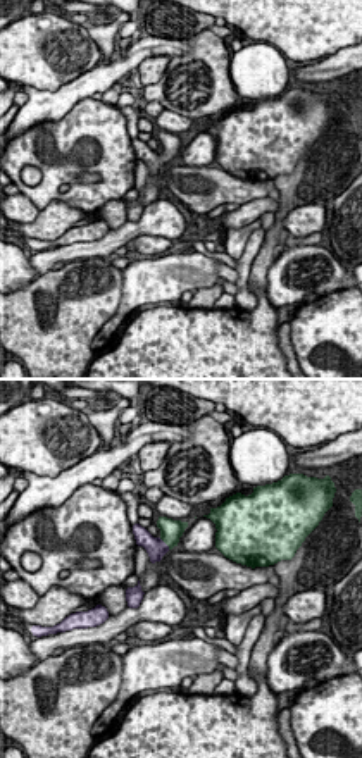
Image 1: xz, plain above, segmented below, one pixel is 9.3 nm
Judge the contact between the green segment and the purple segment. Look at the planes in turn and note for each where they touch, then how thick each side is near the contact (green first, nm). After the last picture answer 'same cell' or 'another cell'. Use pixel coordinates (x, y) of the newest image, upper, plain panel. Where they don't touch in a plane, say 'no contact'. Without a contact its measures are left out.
contact (164, 155); calibres 200 and 190 nm

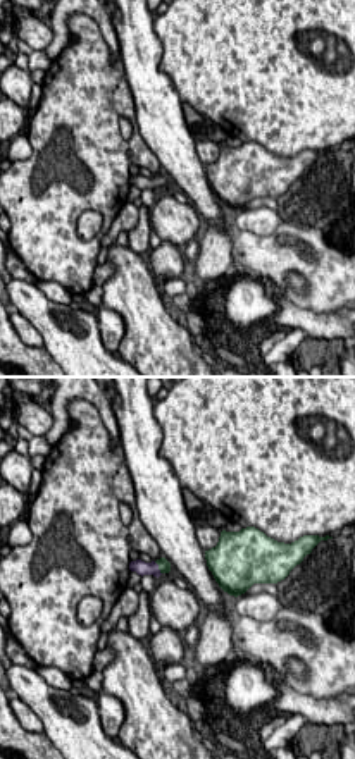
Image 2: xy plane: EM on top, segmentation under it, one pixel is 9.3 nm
contact (159, 183); calibres 120 and 130 nm

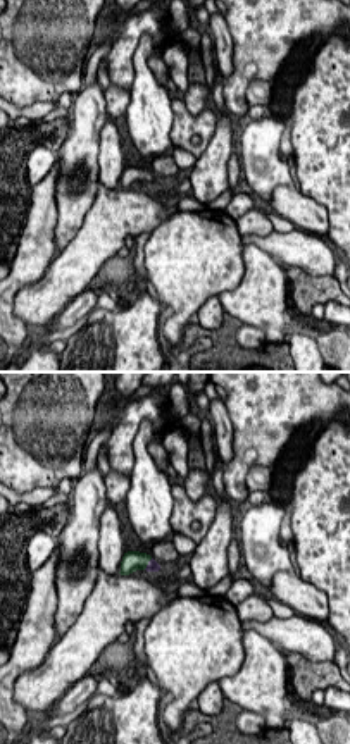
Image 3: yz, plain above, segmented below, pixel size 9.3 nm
contact (147, 178); calibres 190 and 100 nm

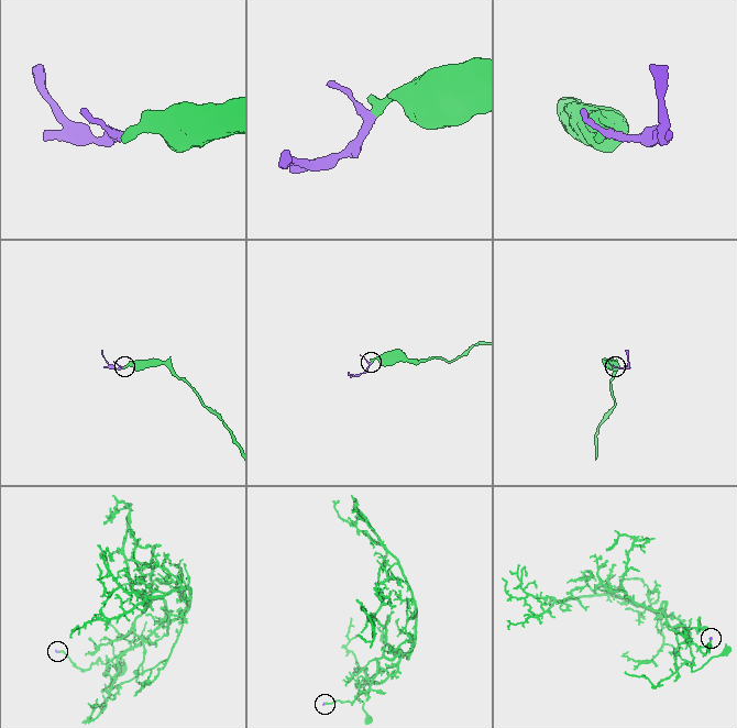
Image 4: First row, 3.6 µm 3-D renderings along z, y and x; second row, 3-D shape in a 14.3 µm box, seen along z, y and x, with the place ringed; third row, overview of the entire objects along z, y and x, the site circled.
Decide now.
same cell

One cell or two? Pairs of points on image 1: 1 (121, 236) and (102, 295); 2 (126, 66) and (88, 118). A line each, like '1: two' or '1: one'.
1: two
2: two

